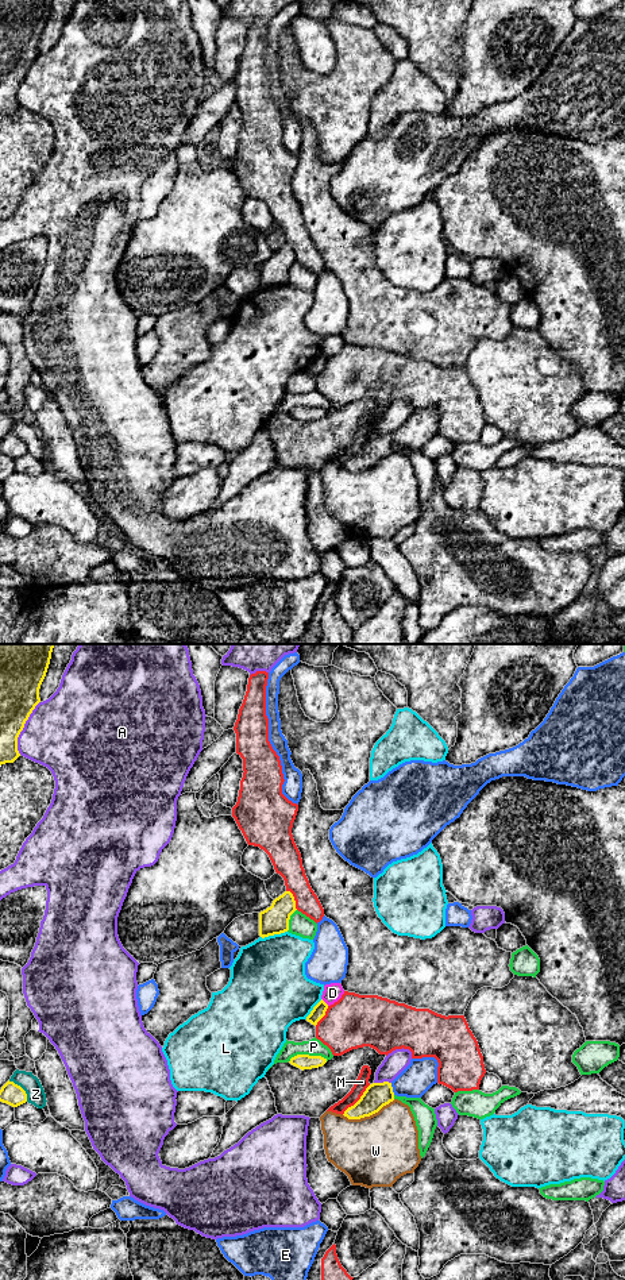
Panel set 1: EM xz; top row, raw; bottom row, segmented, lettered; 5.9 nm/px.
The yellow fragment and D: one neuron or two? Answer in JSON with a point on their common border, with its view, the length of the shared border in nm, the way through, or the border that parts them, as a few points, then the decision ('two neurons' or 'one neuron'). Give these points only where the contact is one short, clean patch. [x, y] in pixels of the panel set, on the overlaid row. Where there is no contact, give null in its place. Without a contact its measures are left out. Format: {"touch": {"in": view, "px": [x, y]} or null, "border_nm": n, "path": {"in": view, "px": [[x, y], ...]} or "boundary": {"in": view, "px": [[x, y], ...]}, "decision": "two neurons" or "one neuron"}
{"touch": {"in": "xz", "px": [324, 1002]}, "border_nm": 60, "boundary": {"in": "xz", "px": [[321, 998], [328, 1005]]}, "decision": "two neurons"}

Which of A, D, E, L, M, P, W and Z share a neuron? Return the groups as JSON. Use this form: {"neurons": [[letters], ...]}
{"neurons": [["A"], ["D", "E", "Z"], ["L"], ["M"], ["P"], ["W"]]}

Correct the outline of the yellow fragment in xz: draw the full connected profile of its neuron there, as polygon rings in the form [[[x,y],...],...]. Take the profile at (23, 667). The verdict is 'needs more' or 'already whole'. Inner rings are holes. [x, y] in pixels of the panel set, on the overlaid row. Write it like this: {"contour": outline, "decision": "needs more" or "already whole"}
{"contour": [[[0,644],[0,766],[19,756],[18,737],[40,702],[39,689],[46,676],[54,644]]], "decision": "already whole"}

